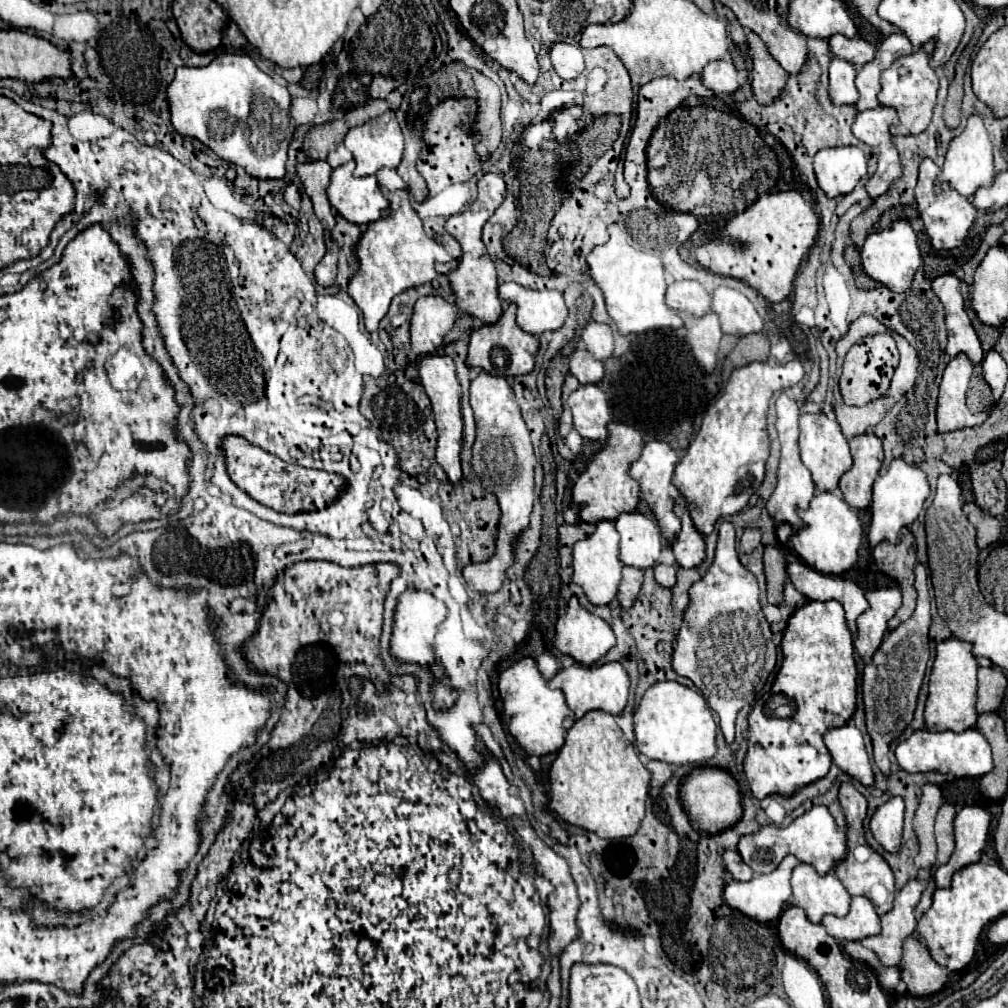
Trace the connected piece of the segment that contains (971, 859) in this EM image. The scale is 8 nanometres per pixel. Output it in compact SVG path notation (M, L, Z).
M967 805L955 815L955 821L953 821L955 851L945 865L937 867L933 875L937 887L947 889L951 885L951 877L955 871L975 863L981 857L981 851L989 835L989 825L991 825L991 815L981 807Z

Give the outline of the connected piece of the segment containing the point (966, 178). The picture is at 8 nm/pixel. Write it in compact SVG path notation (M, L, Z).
M971 115L967 119L967 127L961 135L953 137L949 143L949 151L945 155L945 165L939 173L939 183L949 183L963 197L971 197L979 187L989 187L993 183L993 145L987 135L987 129L979 115Z

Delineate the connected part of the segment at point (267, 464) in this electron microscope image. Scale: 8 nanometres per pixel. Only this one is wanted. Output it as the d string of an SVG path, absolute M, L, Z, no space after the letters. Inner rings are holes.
M227 435L221 441L221 449L225 455L225 465L231 481L245 491L255 501L263 503L265 507L271 507L281 513L297 513L297 511L309 511L309 509L323 509L329 501L339 497L345 489L345 479L319 471L319 469L305 469L301 465L285 463L277 455L263 451L261 447L249 443L241 435Z

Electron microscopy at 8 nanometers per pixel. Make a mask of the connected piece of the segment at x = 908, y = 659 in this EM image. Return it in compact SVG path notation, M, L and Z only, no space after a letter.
M921 563L915 565L915 589L917 607L909 621L901 623L897 629L887 633L879 649L875 651L871 663L863 669L863 703L867 731L873 741L873 757L883 775L889 775L889 745L903 729L913 721L913 711L917 705L917 693L925 675L925 665L929 661L929 591L927 591L927 571Z

